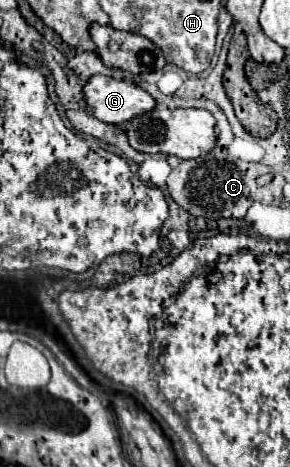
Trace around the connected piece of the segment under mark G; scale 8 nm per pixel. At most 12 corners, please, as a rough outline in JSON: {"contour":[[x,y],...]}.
{"contour":[[92,75],[82,95],[92,115],[112,125],[148,113],[144,89]]}

